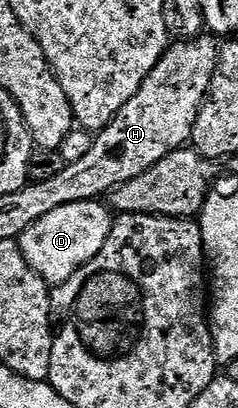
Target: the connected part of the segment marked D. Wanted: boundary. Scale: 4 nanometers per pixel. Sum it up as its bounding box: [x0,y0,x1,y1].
[18,200,111,285]

